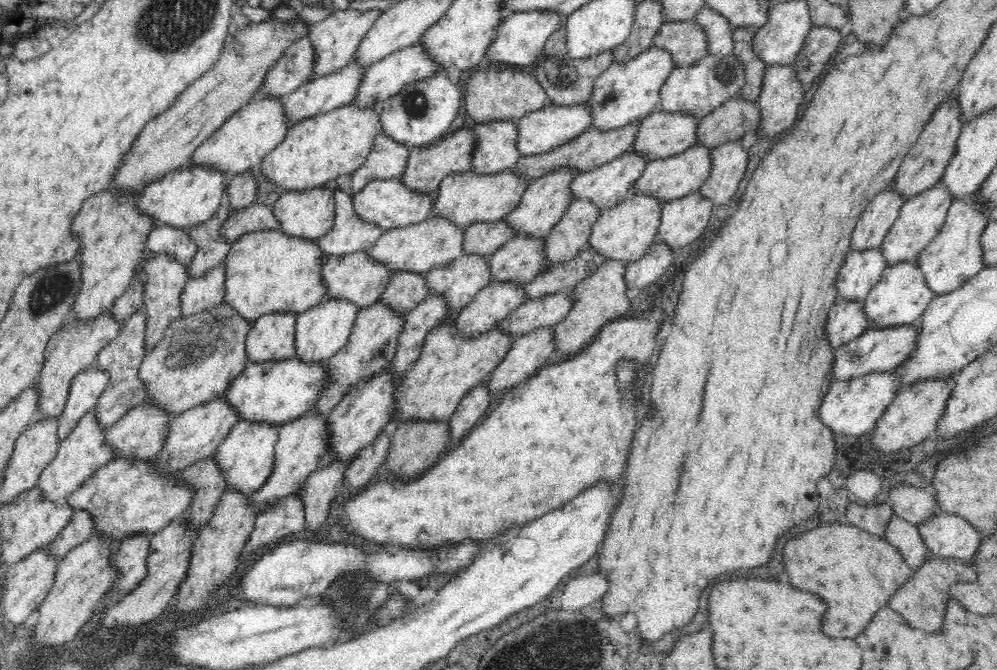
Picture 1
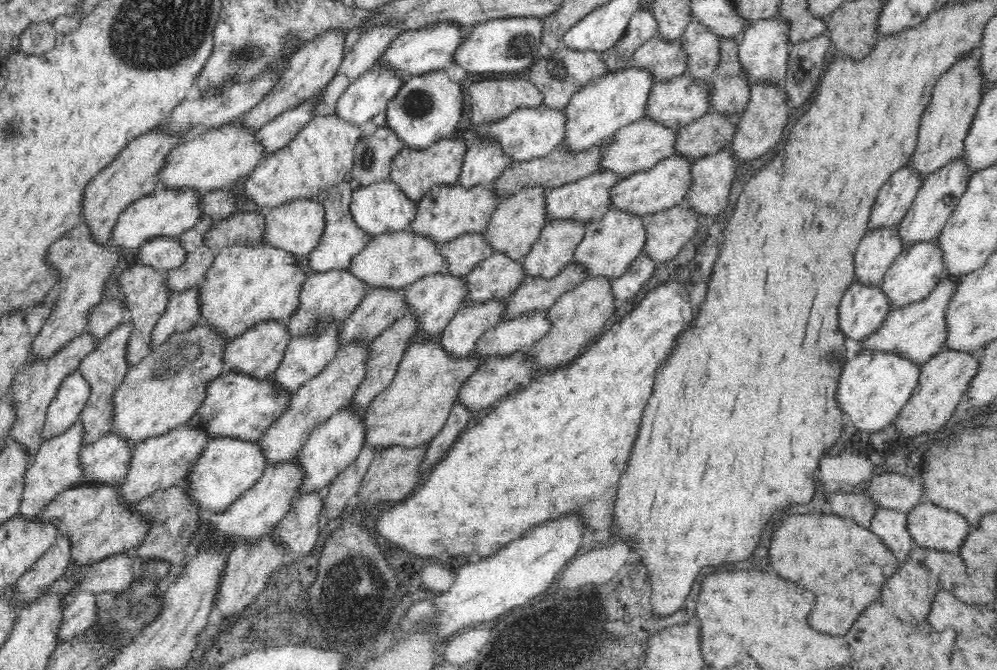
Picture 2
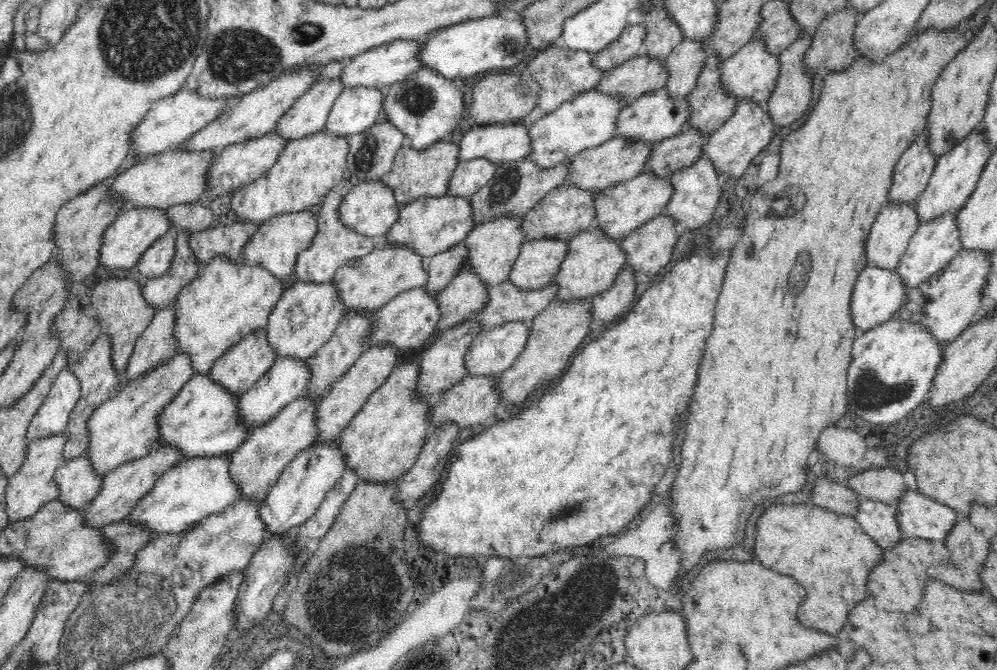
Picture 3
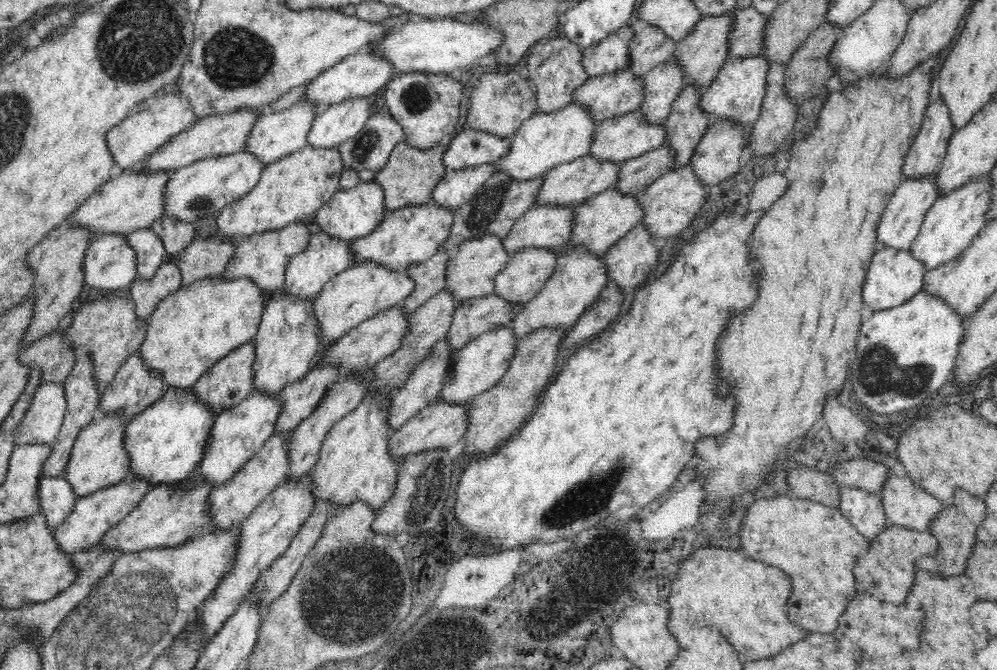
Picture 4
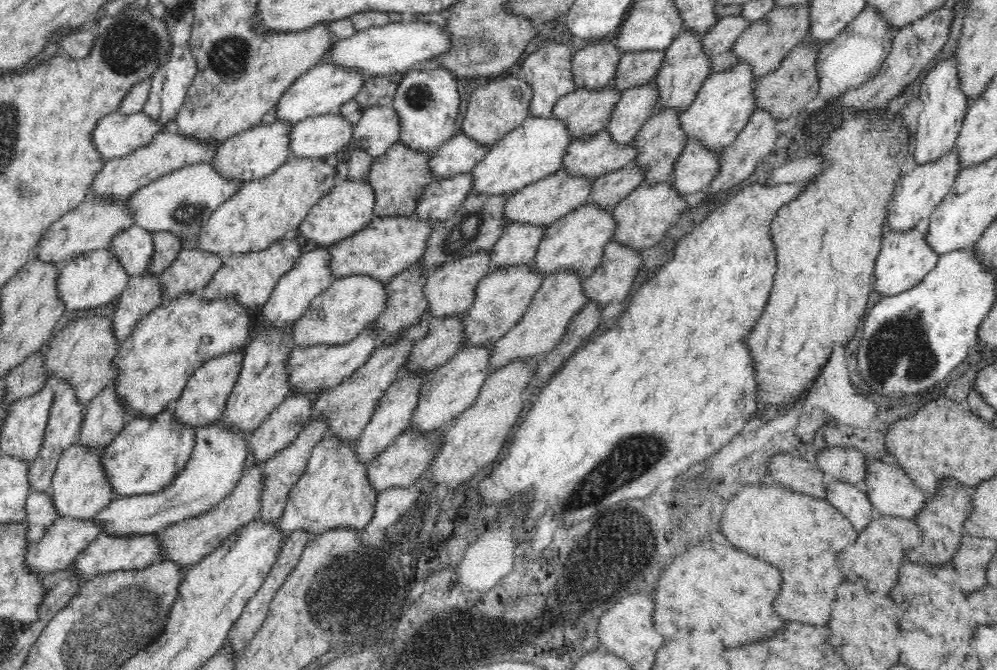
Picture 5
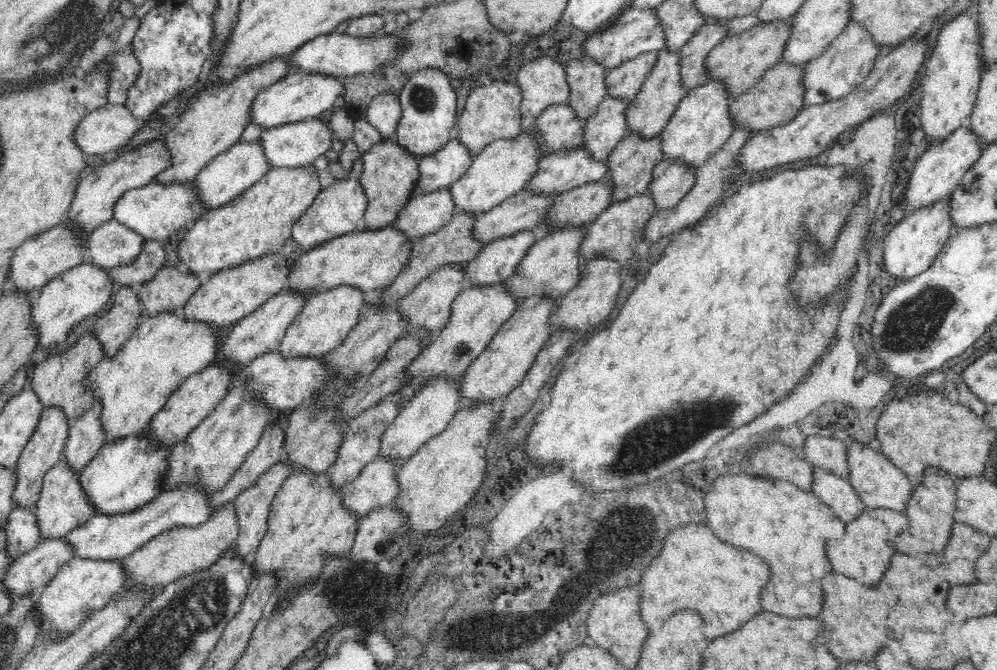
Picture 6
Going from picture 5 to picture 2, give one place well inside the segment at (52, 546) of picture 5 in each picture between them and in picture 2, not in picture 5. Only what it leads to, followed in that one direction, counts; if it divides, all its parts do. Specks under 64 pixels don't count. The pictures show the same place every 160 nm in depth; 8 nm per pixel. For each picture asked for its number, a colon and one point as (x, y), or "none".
2: (157, 464)
3: (122, 489)
4: (92, 516)

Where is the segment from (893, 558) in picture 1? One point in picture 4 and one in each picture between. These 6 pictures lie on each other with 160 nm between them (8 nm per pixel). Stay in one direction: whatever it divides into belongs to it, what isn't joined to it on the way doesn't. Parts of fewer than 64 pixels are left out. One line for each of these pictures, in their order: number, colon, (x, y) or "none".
2: (845, 578)
3: (829, 554)
4: (817, 553)

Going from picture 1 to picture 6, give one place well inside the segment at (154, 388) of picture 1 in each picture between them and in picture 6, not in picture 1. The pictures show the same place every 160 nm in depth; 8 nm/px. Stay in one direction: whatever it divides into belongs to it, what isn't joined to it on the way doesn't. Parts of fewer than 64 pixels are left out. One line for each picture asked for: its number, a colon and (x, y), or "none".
2: (162, 391)
3: (124, 428)
4: (99, 459)
5: (80, 490)
6: (62, 507)

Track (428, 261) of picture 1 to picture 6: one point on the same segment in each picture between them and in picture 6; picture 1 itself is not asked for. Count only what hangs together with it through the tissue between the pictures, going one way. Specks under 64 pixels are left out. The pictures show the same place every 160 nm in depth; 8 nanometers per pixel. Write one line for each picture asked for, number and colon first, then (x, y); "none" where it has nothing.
2: (396, 259)
3: (365, 284)
4: (364, 289)
5: (350, 304)
6: (327, 318)

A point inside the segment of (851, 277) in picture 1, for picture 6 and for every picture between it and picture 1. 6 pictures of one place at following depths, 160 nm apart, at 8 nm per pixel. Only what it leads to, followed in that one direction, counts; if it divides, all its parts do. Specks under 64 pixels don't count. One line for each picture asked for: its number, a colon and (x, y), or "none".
2: (876, 252)
3: (889, 236)
4: (899, 224)
5: (917, 194)
6: (937, 172)

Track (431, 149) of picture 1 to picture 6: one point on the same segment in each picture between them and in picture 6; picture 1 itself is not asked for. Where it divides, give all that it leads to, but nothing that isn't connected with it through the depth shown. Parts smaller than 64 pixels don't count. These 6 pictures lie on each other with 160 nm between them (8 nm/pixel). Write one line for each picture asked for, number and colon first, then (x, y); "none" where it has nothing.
2: (415, 171)
3: (414, 174)
4: (408, 179)
5: (399, 177)
6: (389, 179)

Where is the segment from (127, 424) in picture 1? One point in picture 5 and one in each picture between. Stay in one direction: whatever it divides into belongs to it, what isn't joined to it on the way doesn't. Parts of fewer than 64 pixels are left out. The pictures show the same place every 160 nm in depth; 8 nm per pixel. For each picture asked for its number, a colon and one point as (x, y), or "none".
2: (108, 460)
3: (79, 483)
4: (58, 500)
5: (41, 515)

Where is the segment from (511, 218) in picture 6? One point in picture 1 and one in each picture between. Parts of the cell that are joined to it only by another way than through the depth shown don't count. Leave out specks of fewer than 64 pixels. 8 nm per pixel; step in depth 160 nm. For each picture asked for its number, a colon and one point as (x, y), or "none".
1: (662, 133)
2: (640, 145)
3: (617, 160)
4: (573, 182)
5: (544, 202)

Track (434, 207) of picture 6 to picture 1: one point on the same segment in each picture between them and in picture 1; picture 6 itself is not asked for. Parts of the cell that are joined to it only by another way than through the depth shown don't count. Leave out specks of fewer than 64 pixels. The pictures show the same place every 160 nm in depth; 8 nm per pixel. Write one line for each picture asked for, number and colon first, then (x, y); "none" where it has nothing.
1: (495, 150)
2: (484, 161)
3: (469, 176)
4: (457, 187)
5: (442, 198)

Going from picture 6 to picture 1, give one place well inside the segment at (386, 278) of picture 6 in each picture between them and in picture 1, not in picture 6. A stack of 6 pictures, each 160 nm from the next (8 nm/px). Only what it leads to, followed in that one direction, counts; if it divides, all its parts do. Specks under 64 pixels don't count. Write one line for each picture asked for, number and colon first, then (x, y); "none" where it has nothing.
1: (464, 198)
2: (447, 211)
3: (430, 225)
4: (411, 234)
5: (387, 246)

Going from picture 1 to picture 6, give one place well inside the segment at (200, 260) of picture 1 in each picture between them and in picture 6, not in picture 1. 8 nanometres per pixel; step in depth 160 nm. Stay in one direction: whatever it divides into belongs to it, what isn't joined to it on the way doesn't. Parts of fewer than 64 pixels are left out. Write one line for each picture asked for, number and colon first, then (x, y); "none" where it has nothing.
2: (198, 257)
3: (160, 292)
4: (146, 293)
5: (144, 292)
6: (113, 328)

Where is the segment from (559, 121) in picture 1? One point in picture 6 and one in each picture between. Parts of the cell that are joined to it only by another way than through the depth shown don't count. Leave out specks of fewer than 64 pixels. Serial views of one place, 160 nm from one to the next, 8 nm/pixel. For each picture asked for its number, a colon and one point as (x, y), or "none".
2: (528, 133)
3: (501, 143)
4: (468, 148)
5: (460, 154)
6: (444, 167)

